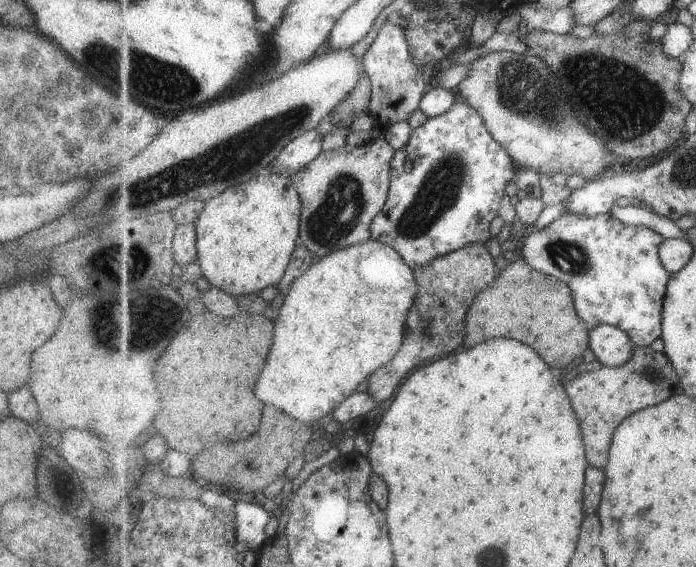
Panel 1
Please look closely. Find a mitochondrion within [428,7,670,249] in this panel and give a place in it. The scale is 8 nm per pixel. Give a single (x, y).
(634, 105)

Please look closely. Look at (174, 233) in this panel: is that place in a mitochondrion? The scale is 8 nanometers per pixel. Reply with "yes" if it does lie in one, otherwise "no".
no

